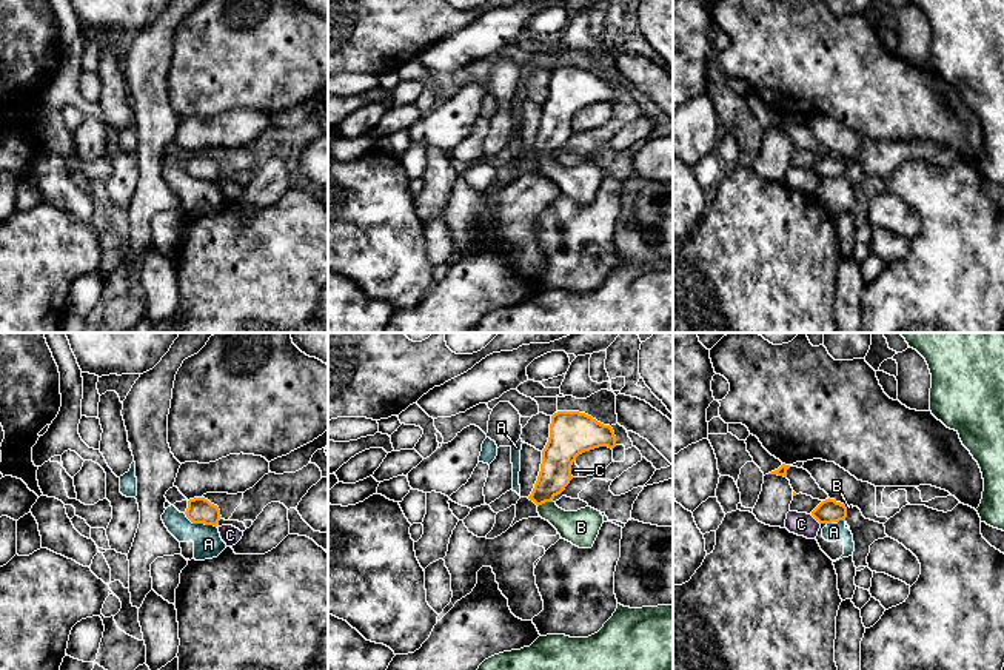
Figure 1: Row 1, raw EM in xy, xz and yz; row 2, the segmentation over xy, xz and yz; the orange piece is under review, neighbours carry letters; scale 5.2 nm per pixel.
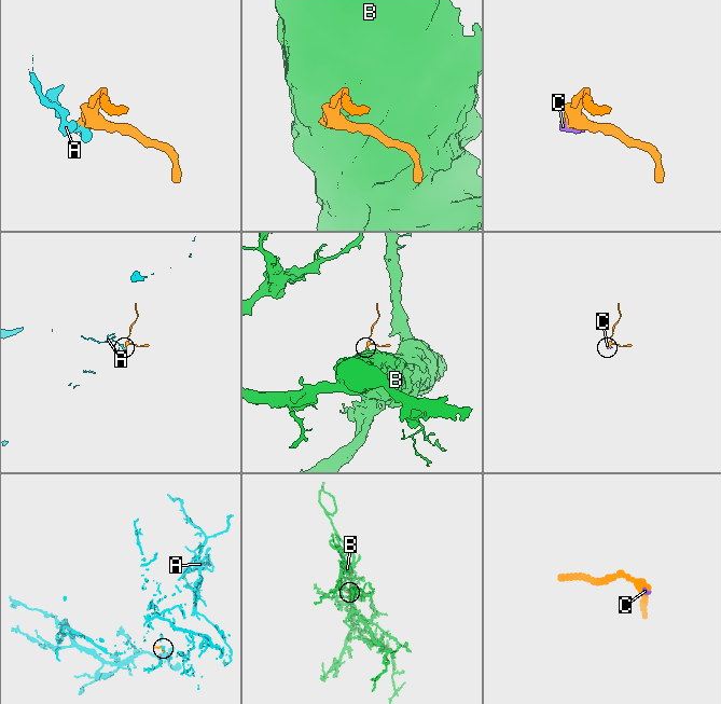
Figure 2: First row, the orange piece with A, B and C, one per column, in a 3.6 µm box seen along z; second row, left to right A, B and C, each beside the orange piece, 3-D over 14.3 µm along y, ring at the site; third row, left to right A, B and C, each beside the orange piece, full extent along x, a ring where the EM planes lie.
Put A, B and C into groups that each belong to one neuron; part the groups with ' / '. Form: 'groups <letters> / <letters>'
groups A / B / C

